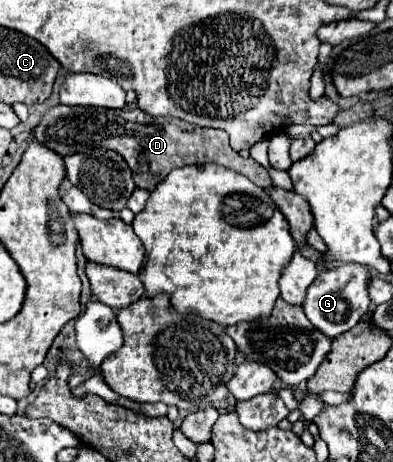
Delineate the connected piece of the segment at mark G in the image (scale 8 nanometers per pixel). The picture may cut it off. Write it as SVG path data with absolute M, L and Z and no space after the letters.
M344 263L332 269L324 269L314 283L308 287L306 297L304 297L304 313L306 317L322 331L324 335L338 337L340 333L350 331L368 311L370 307L370 295L368 295L368 283L374 277L374 271L370 265L360 265L360 263Z

